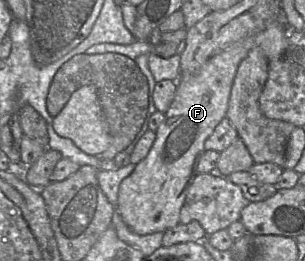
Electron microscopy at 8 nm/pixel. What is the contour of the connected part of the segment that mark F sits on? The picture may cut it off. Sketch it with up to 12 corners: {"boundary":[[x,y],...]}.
{"boundary":[[286,22],[180,75],[116,209],[138,235],[180,211],[204,142],[227,117],[241,61],[288,46]]}

